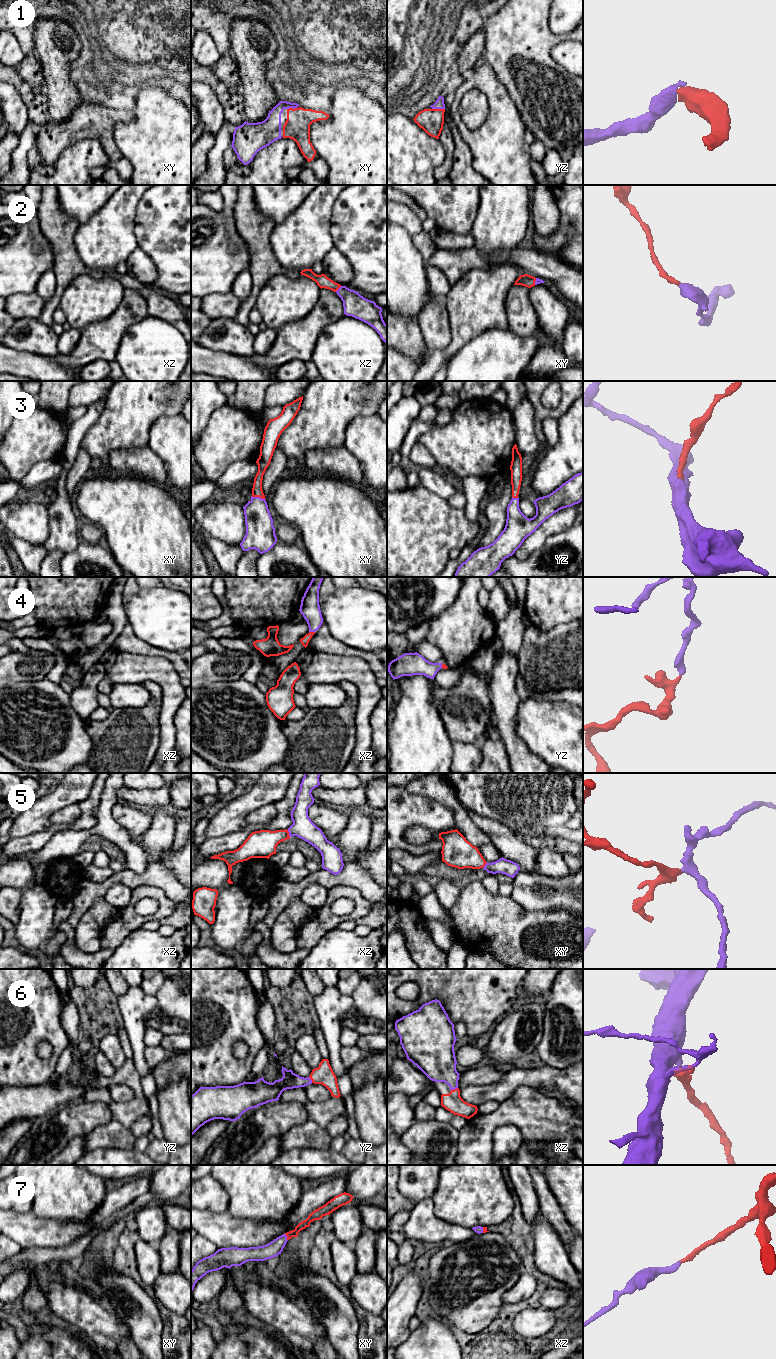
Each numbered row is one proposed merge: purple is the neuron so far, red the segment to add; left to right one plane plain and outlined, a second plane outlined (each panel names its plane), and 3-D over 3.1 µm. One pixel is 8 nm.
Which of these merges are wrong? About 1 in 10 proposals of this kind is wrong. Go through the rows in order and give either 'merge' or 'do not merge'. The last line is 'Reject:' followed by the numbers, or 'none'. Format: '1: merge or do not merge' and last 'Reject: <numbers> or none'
1: merge
2: merge
3: merge
4: merge
5: merge
6: merge
7: merge
Reject: none

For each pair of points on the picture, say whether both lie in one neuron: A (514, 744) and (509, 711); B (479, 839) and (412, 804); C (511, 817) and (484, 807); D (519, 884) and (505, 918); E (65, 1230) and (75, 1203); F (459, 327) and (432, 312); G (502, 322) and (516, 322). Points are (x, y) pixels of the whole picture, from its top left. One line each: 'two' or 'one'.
A: one
B: two
C: one
D: two
E: two
F: two
G: two

